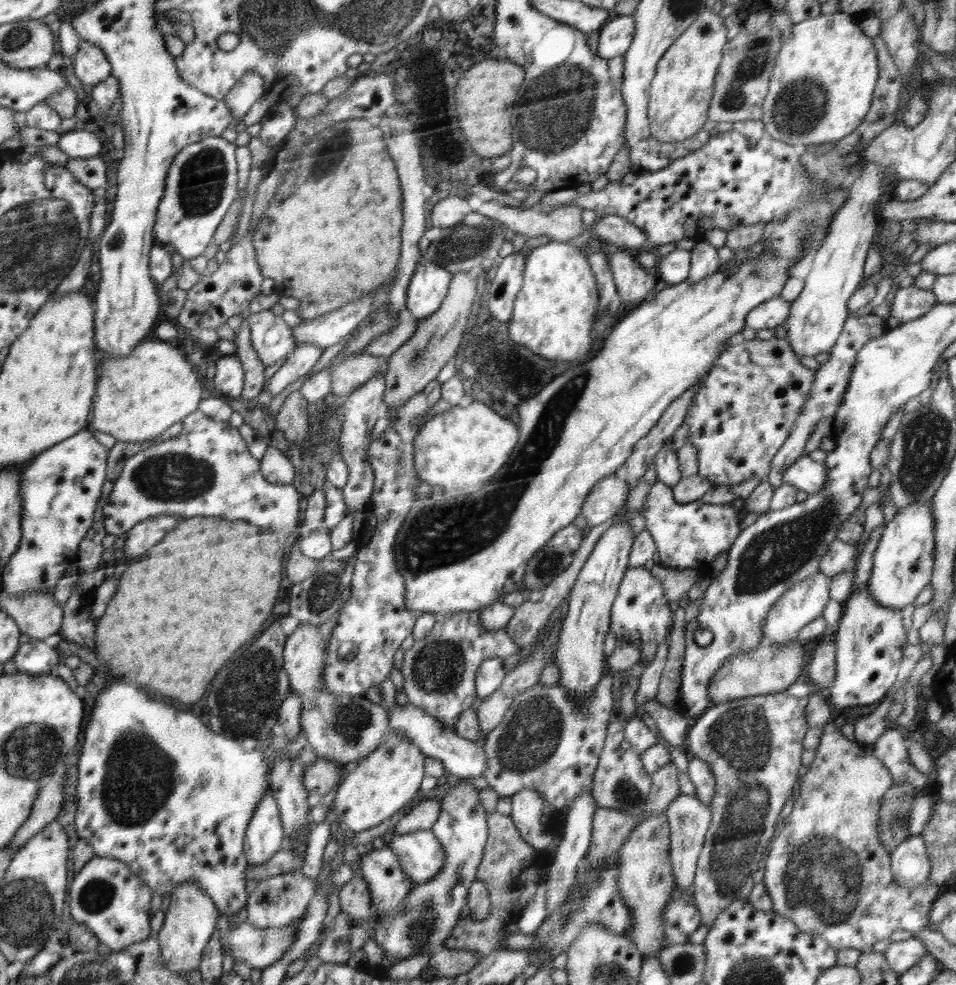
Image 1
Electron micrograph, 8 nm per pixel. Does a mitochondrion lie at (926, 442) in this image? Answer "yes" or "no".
yes

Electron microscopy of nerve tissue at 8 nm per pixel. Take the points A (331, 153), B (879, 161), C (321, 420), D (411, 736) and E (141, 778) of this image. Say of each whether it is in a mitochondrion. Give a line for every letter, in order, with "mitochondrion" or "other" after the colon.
A: mitochondrion
B: other
C: other
D: other
E: mitochondrion

